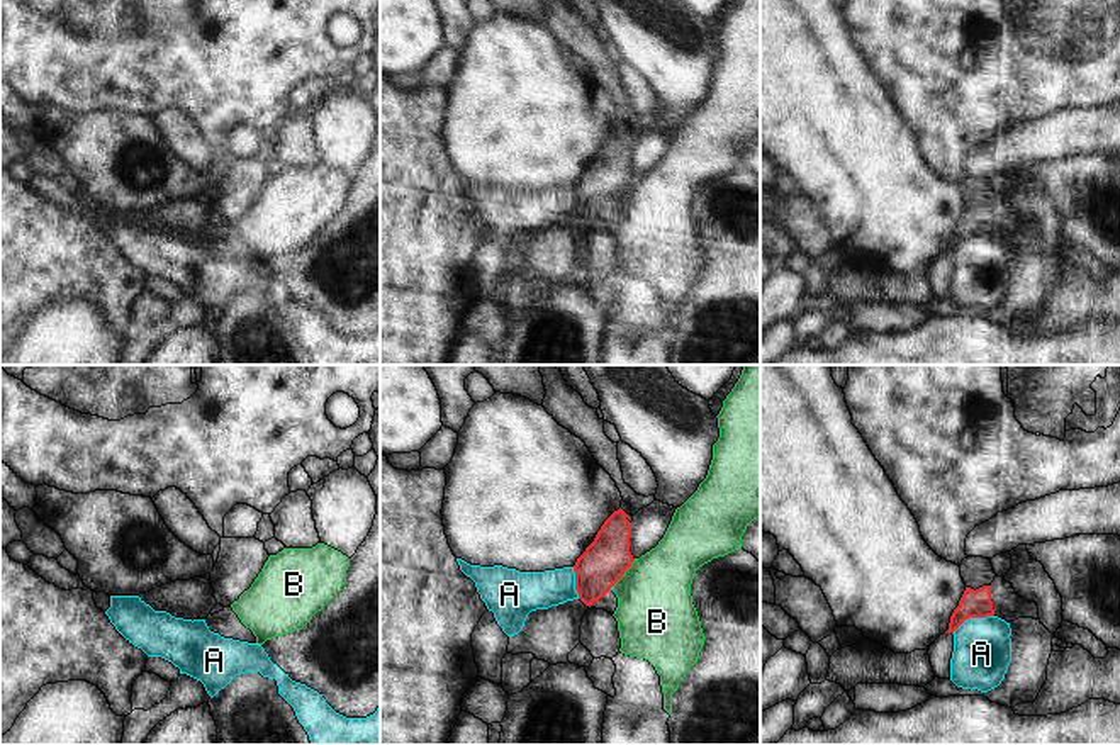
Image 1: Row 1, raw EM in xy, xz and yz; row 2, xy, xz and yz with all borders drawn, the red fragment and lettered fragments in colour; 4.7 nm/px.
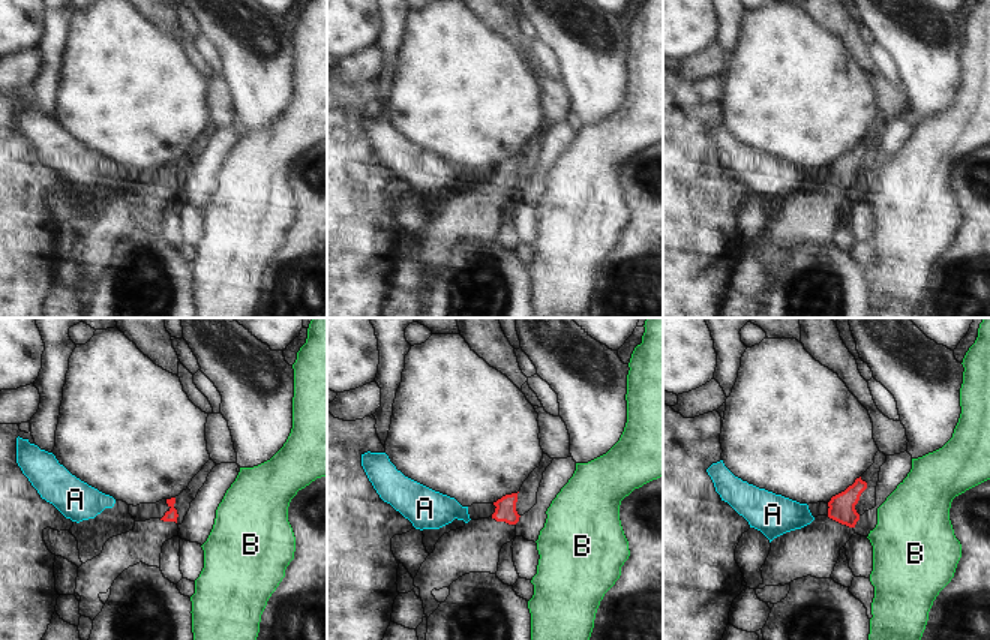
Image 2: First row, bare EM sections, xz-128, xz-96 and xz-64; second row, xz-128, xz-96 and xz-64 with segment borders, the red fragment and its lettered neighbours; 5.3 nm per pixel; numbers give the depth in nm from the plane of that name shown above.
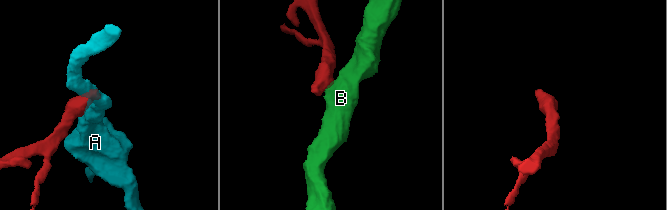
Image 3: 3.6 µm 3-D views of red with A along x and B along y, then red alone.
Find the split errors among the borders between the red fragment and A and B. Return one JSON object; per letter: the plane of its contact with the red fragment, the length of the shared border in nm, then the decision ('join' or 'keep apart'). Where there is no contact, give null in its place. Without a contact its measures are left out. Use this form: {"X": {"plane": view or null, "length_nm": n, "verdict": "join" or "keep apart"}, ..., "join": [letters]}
{"A": {"plane": "yz", "length_nm": 220, "verdict": "keep apart"}, "B": {"plane": "xz", "length_nm": 180, "verdict": "keep apart"}, "join": []}

